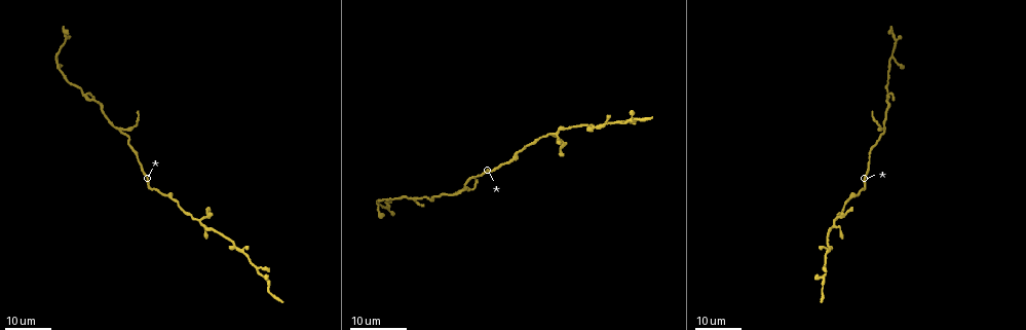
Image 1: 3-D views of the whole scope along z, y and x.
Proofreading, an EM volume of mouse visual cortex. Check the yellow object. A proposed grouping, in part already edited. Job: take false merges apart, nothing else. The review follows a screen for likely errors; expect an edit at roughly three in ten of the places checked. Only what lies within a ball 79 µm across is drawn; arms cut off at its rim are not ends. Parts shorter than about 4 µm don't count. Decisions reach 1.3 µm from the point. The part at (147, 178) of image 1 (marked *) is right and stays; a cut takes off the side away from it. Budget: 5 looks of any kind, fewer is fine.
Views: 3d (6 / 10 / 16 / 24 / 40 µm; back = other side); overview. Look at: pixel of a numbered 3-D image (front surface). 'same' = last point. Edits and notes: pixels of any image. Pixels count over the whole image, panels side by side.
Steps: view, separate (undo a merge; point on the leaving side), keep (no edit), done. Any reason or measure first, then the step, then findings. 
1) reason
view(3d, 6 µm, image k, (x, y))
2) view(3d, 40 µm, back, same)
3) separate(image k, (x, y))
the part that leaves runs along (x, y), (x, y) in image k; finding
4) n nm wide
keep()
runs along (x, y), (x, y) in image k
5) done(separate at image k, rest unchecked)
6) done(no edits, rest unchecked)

a fork
view(3d, 16 µm, image 1, (199, 220))

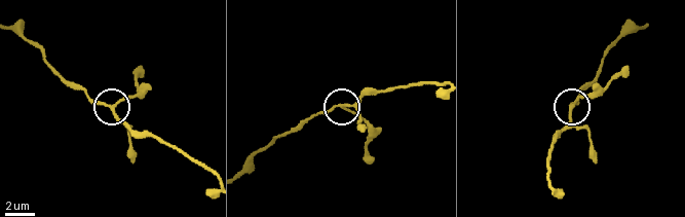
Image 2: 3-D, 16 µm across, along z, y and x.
view(3d, 6 µm, image 2, (112, 106))

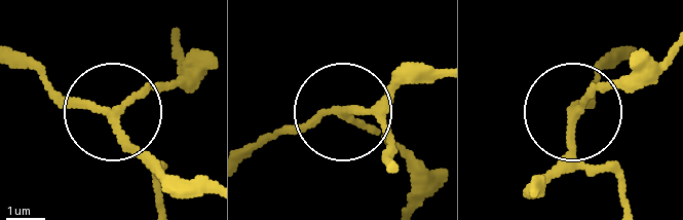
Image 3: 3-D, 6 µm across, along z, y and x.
side arm 6 µm
keep()
runs along (23, 59), (111, 114), (196, 59) in image 3; continuous, no second cell

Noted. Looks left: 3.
small branch off a trunk
view(3d, 24 µm, image 1, (825, 251))

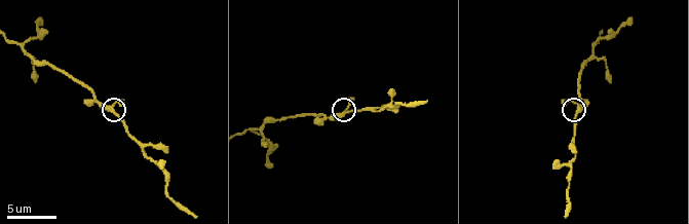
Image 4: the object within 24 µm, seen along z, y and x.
view(3d, 6 µm, image 4, (115, 112))

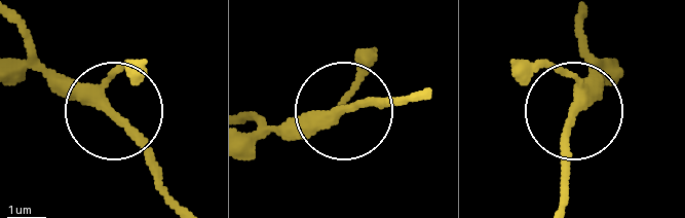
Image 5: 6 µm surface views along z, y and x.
keep()
runs along (249, 115), (310, 125), (343, 106), (395, 106) in image 5; continuous, no second cell

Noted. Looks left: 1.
done(no edits, rest unchecked)

